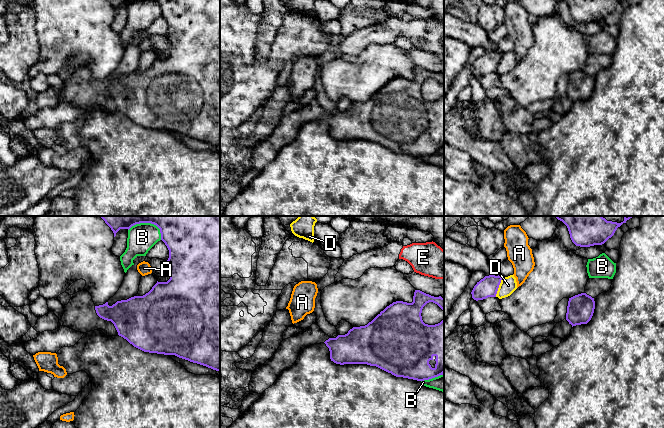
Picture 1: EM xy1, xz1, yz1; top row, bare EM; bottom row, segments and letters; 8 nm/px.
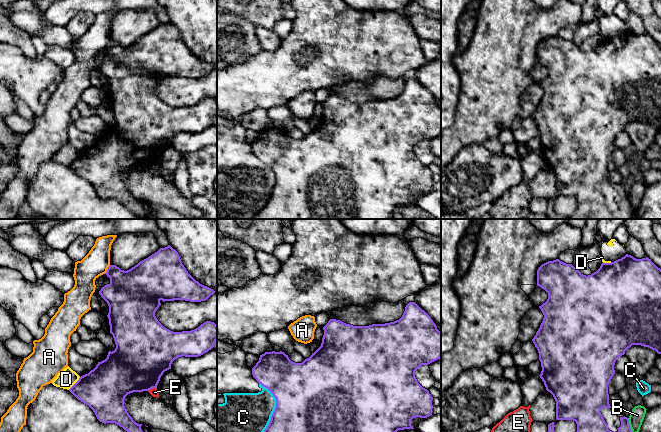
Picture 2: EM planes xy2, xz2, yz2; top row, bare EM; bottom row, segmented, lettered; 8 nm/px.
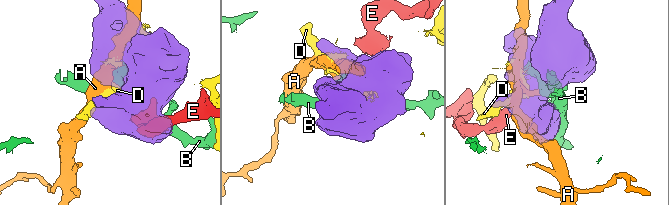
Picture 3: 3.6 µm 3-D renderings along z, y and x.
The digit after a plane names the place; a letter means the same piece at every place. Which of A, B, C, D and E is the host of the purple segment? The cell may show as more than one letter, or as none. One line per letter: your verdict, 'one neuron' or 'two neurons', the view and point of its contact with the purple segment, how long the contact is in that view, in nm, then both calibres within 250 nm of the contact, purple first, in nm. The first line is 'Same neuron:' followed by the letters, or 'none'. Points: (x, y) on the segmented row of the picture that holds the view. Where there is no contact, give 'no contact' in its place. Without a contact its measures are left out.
Same neuron: none
A: two neurons; contact xy2 (107, 269); length 90 nm; calibres 340 and 200 nm
B: two neurons; contact yz2 (629, 425); length 120 nm; calibres 80 and 120 nm
C: two neurons; contact xz2 (276, 406); length 400 nm; calibres 500 and 320 nm
D: two neurons; contact yz1 (498, 287); length 170 nm; calibres 160 and 140 nm
E: two neurons; contact xy2 (152, 387); length 80 nm; calibres 440 and 70 nm

